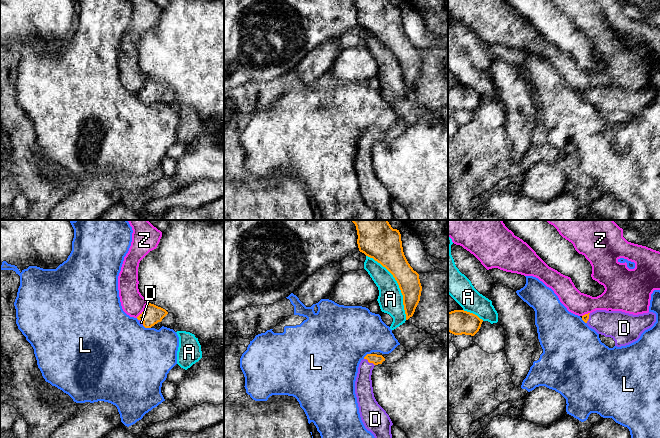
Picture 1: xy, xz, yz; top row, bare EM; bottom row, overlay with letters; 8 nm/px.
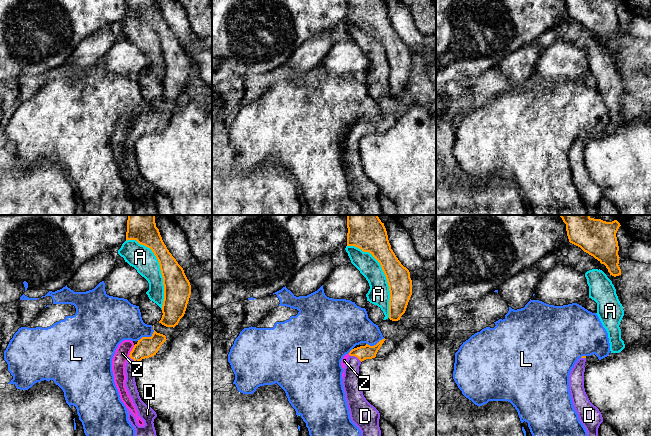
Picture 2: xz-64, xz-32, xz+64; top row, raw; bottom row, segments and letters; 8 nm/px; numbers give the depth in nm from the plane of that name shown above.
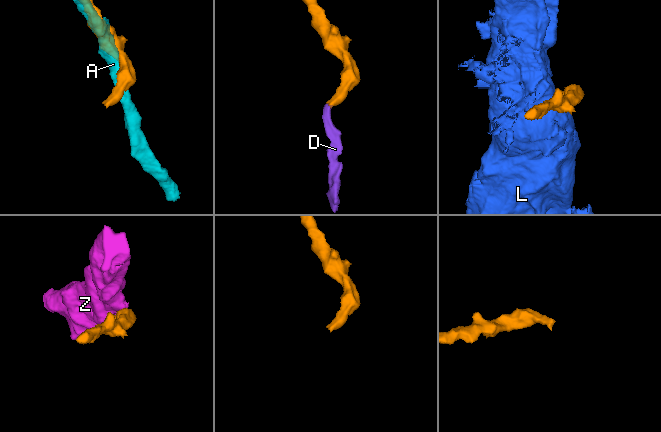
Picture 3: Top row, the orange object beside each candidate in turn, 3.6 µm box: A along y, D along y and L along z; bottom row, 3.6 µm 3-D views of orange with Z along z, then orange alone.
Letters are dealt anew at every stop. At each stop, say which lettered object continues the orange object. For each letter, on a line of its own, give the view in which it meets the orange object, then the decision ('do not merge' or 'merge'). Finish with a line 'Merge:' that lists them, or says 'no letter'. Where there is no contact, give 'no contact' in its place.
A: contact in xz; do not merge
D: contact in xz; merge
L: contact in xy; do not merge
Z: contact in xy; do not merge
Merge: D

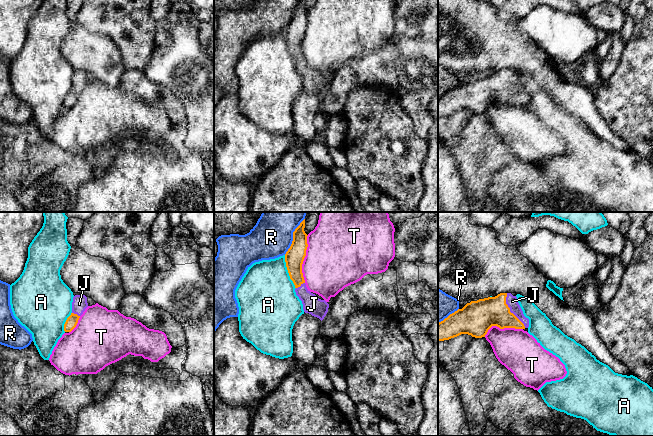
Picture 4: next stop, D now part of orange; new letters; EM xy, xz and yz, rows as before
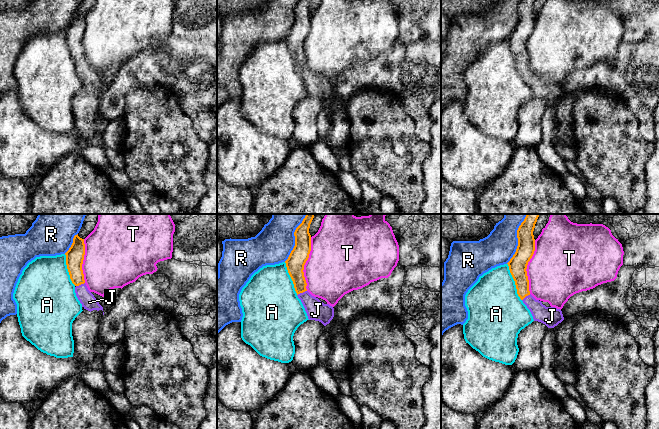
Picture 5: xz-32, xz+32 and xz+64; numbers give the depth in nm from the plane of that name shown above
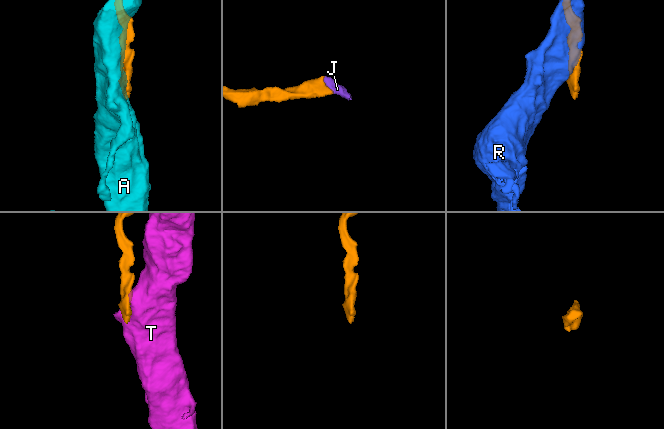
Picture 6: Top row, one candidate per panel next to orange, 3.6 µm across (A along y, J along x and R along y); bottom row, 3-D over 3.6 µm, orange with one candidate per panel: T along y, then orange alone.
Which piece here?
A: contact in xz; do not merge
J: contact in yz; merge
R: contact in xz; do not merge
T: contact in xz; do not merge
Merge: J

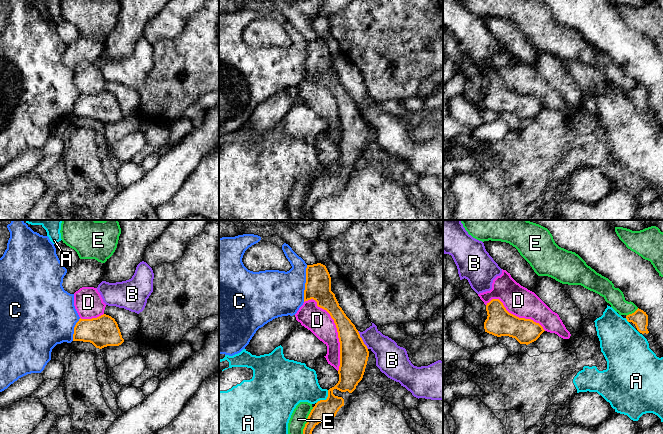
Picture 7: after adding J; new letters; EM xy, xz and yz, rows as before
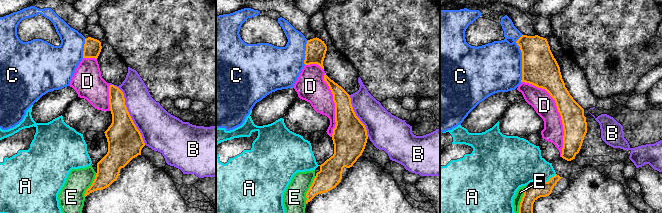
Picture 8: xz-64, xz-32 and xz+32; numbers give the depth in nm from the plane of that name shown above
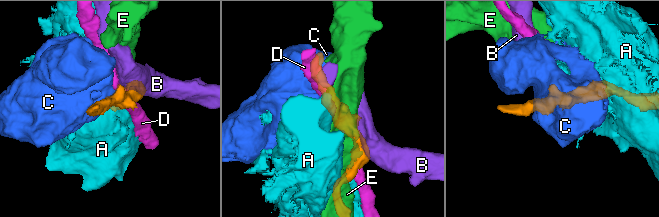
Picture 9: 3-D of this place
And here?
A: contact in xz; do not merge
B: contact in xz; do not merge
C: contact in xz; do not merge
D: contact in xz; do not merge
E: contact in xz; do not merge
Merge: no letter

